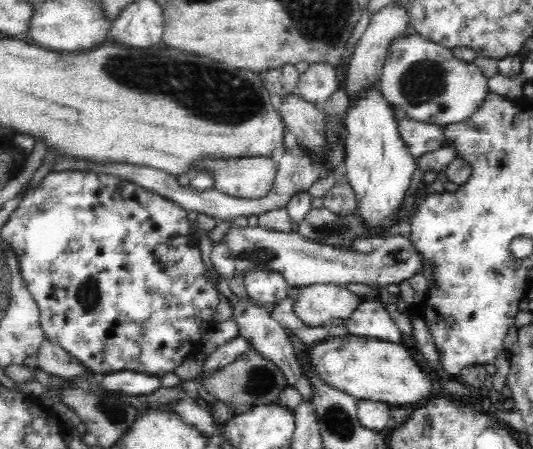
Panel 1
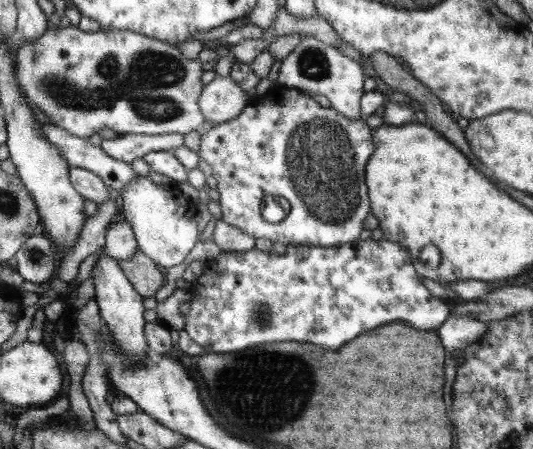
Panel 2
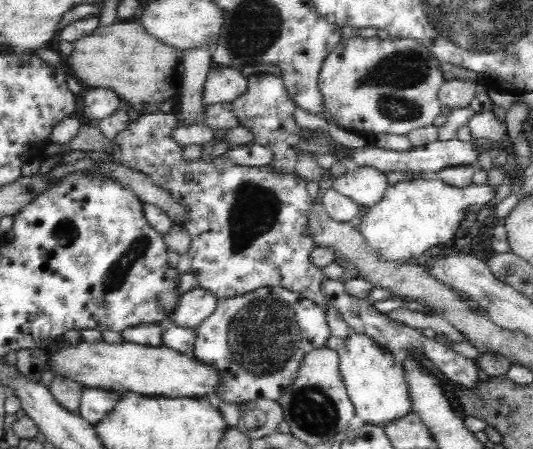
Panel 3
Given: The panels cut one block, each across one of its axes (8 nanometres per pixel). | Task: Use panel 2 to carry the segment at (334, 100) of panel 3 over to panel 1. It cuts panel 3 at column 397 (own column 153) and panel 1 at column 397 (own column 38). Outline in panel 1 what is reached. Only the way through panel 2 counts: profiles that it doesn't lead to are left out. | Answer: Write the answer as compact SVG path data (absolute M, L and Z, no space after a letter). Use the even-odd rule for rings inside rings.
M404 34L394 38L386 51L386 58L379 79L379 87L385 102L392 110L400 109L406 113L406 118L416 122L434 123L441 127L447 124L462 122L478 111L489 94L488 78L482 76L480 69L474 63L467 63L452 54L451 49L426 40L421 34Z

